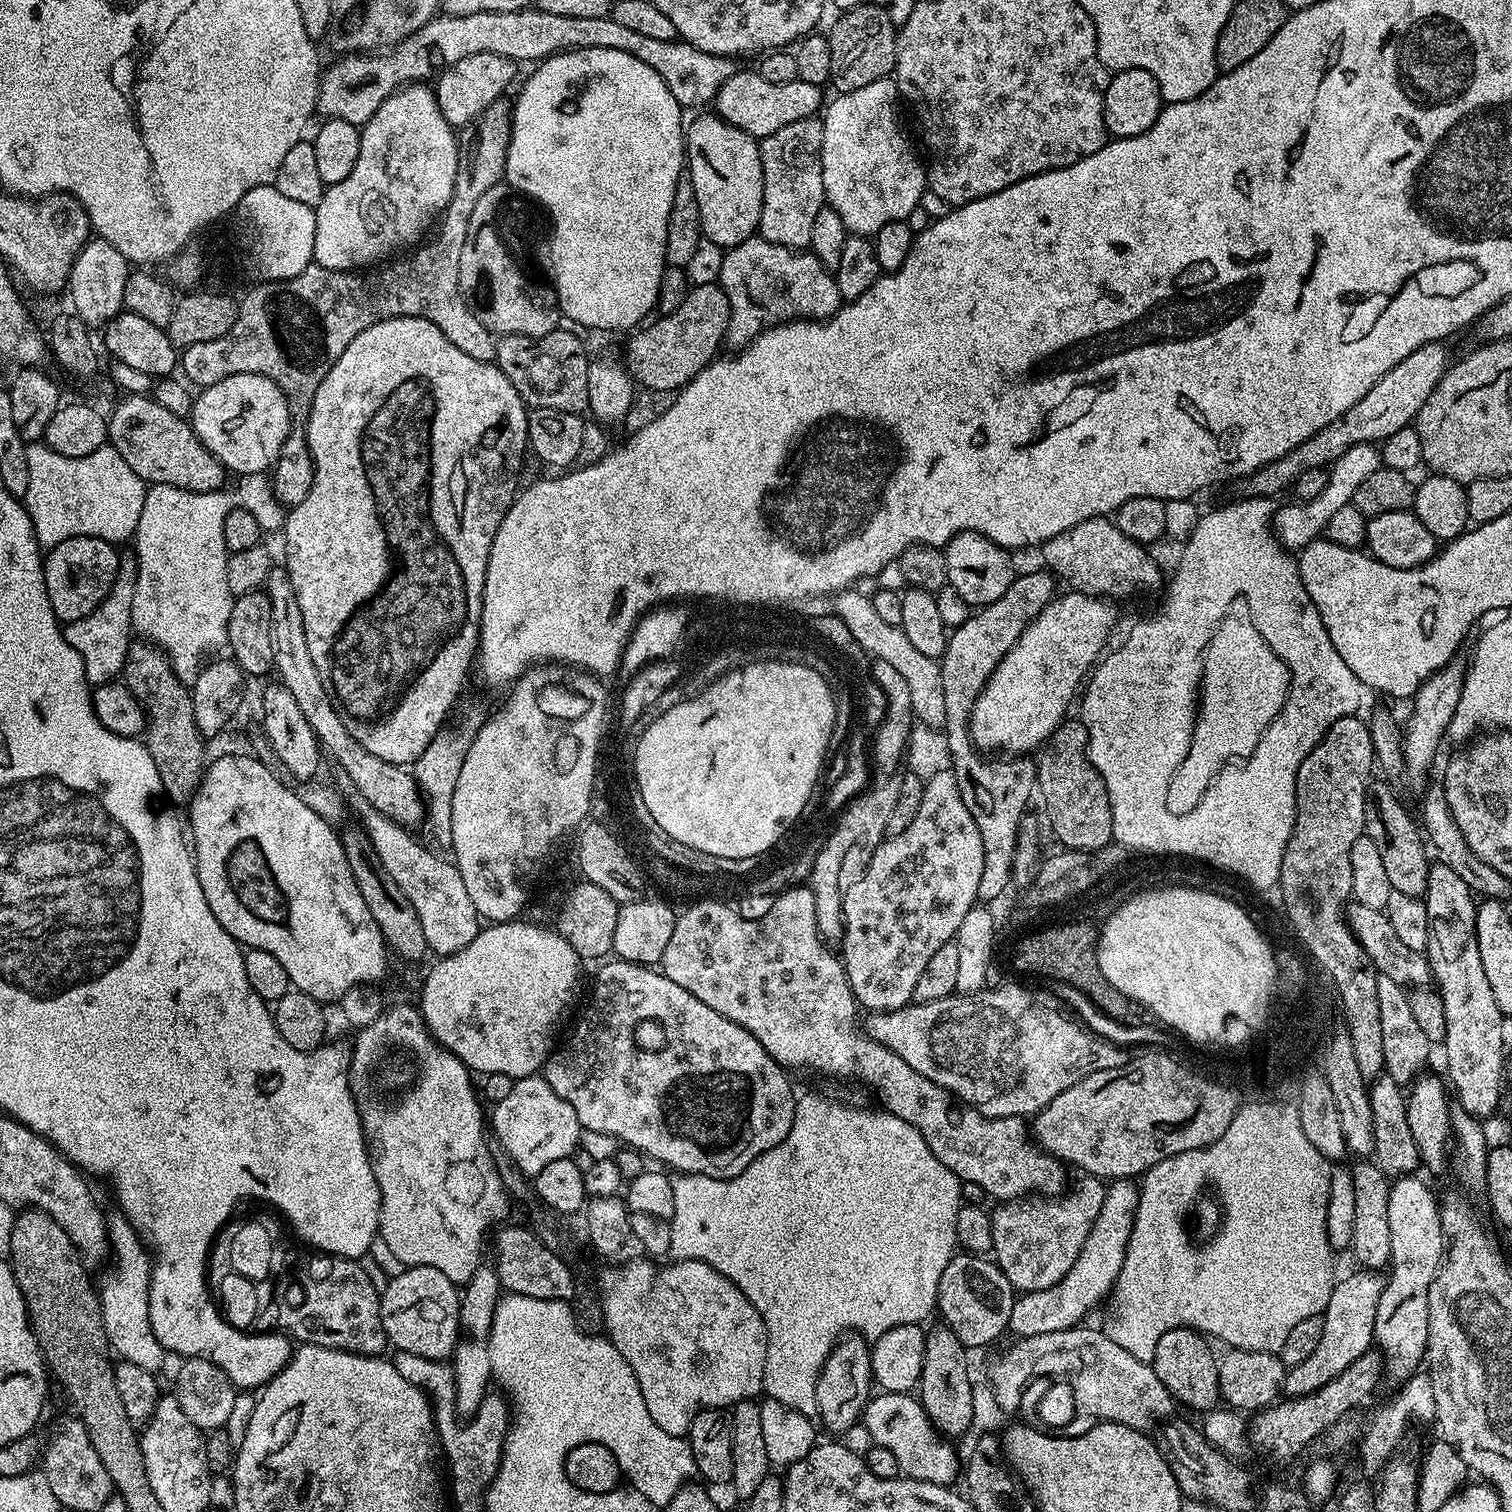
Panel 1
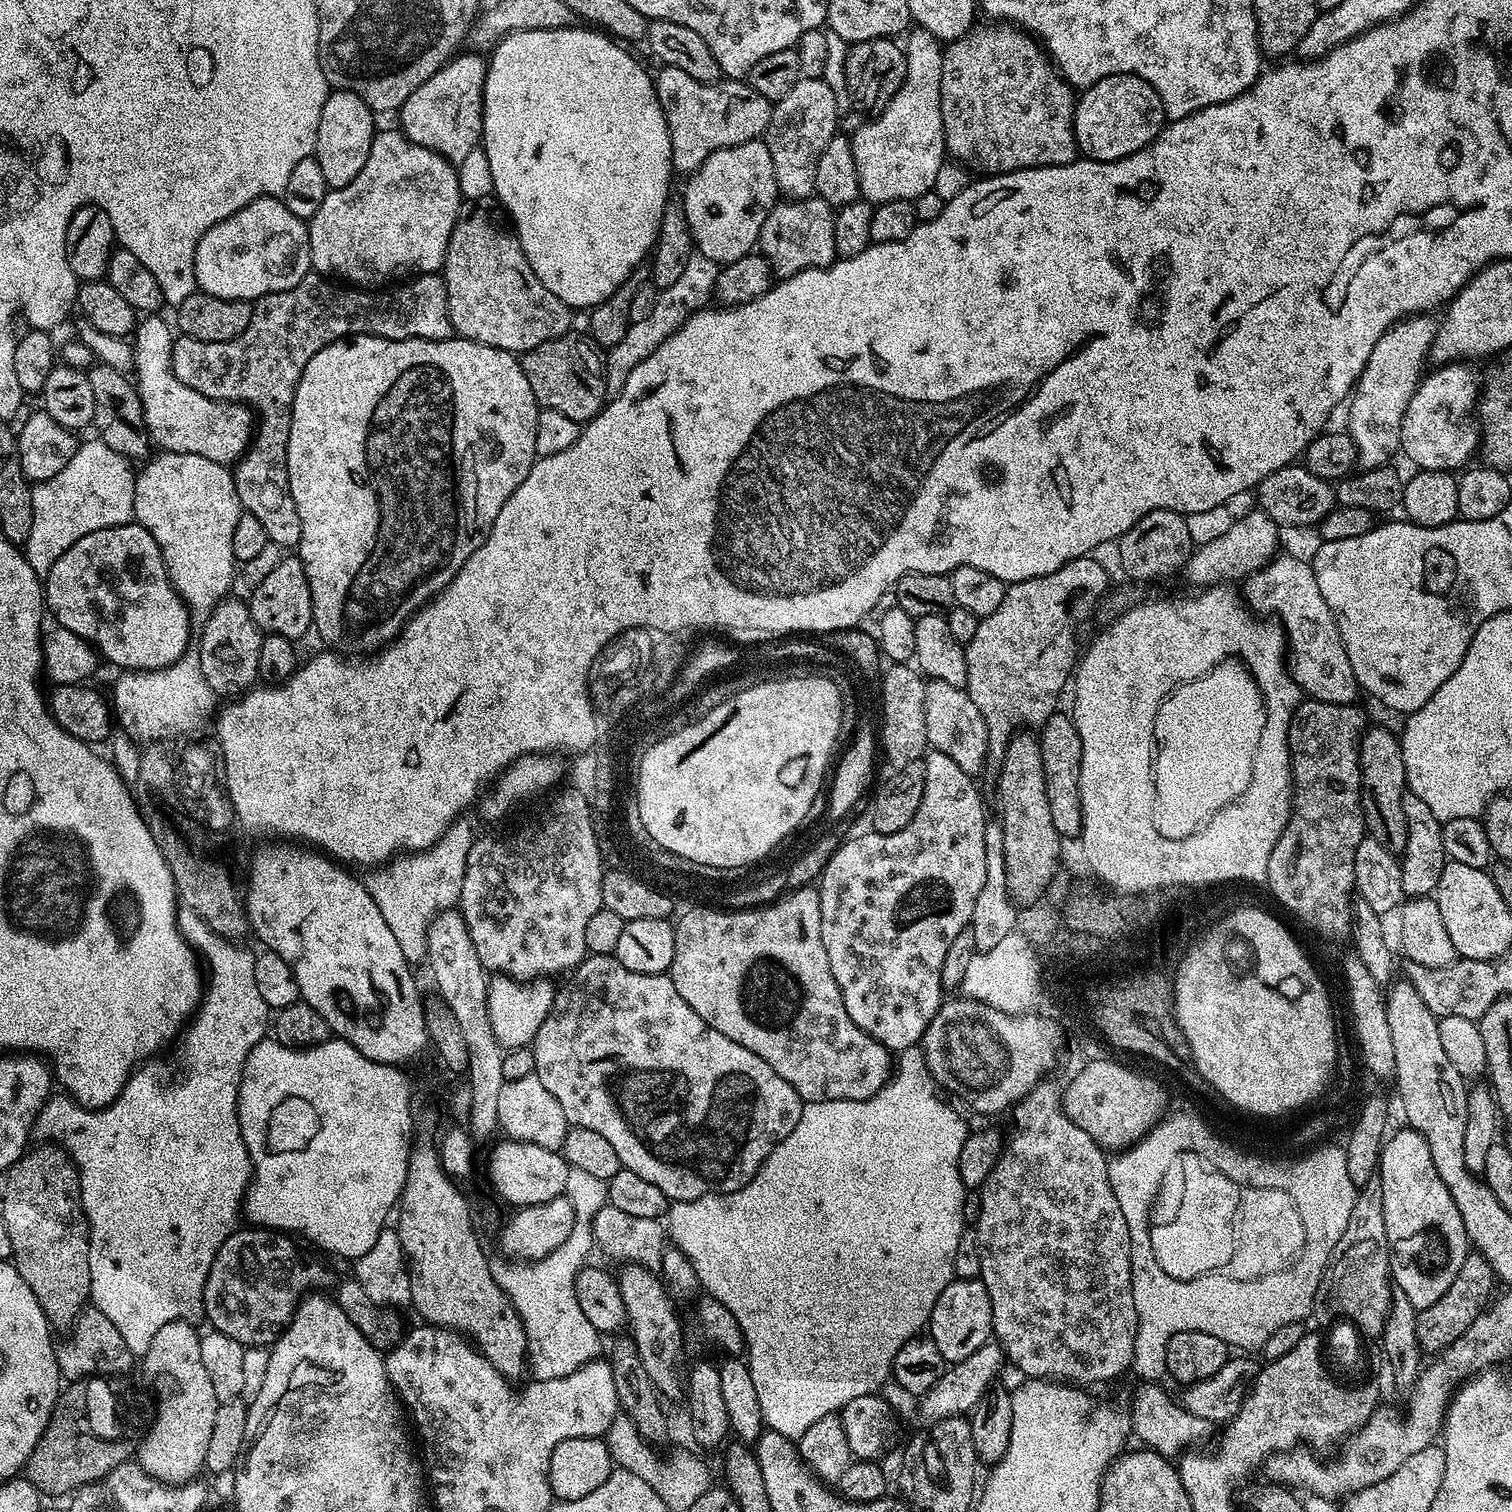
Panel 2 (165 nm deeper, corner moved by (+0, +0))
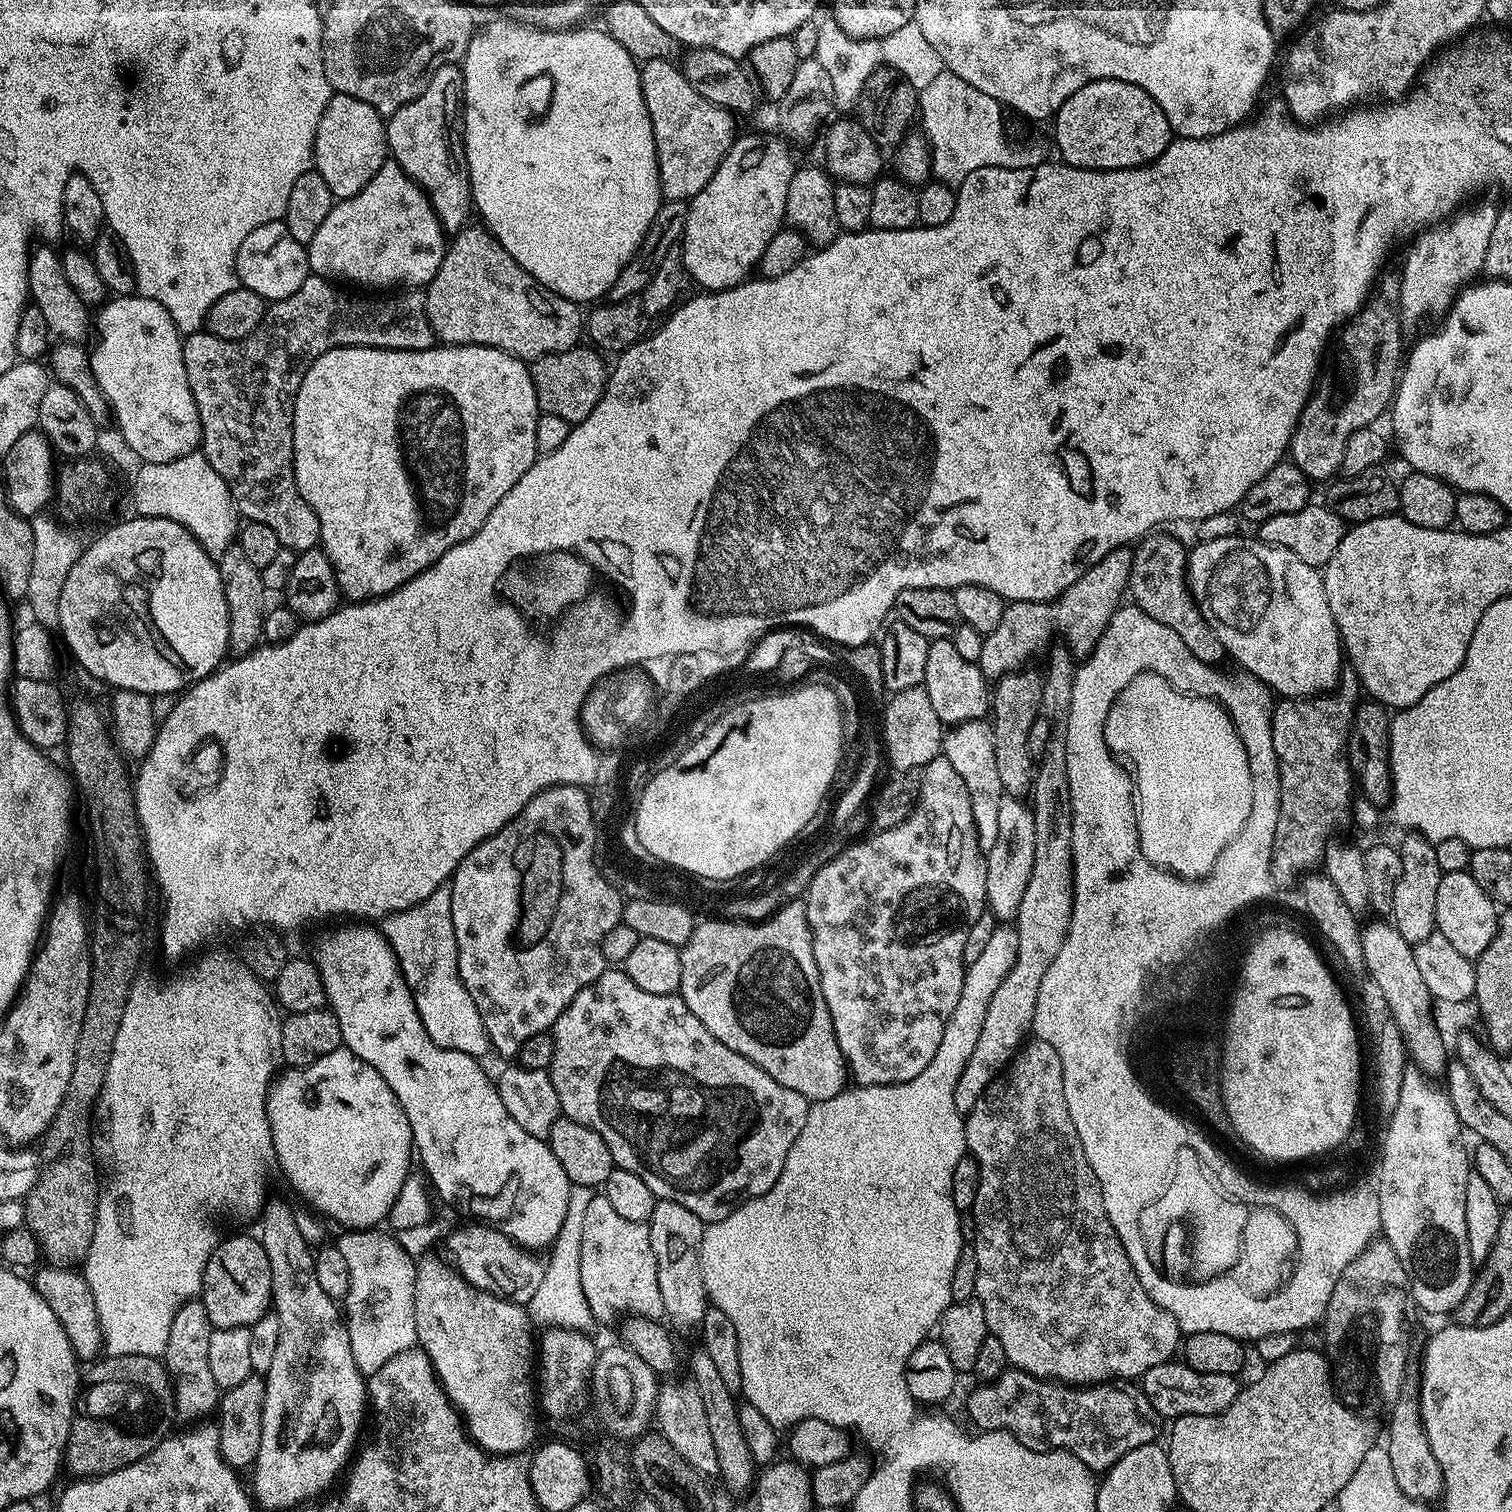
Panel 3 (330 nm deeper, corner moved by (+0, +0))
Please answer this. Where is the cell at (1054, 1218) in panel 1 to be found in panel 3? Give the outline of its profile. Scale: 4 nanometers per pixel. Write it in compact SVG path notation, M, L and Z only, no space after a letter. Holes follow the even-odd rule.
M1029 1039L1016 1052L1014 1059L1008 1064L1006 1071L992 1081L977 1105L966 1115L964 1122L964 1143L980 1171L978 1190L974 1198L971 1214L976 1223L974 1247L978 1258L978 1282L976 1283L975 1299L980 1301L986 1314L986 1326L989 1333L1002 1342L1004 1359L1013 1368L1038 1376L1042 1380L1055 1380L1061 1384L1087 1386L1105 1382L1132 1382L1143 1377L1146 1370L1159 1364L1167 1364L1177 1355L1182 1344L1182 1333L1178 1322L1162 1306L1158 1306L1146 1294L1122 1242L1118 1242L1118 1234L1114 1234L1114 1226L1110 1226L1110 1218L1106 1214L1106 1206L1102 1202L1102 1190L1098 1186L1098 1178L1094 1178L1094 1170L1090 1170L1090 1162L1086 1162L1086 1154L1082 1150L1082 1142L1078 1138L1078 1130L1074 1130L1074 1122L1070 1118L1070 1110L1066 1110L1064 1083L1062 1082L1062 1058L1058 1058L1058 1050L1045 1040Z

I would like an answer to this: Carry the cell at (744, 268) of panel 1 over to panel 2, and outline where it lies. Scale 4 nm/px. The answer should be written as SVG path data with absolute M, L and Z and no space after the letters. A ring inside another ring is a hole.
M813 194L805 200L780 202L770 210L758 241L759 255L768 259L777 277L797 276L807 268L827 268L838 257L834 246L834 222L836 217L831 204Z

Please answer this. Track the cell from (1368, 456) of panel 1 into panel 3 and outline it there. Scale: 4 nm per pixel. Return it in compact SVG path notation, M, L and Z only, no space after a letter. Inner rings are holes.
M1476 204L1473 208L1467 208L1457 211L1435 226L1425 227L1413 239L1417 240L1413 242L1412 249L1409 250L1408 257L1404 260L1404 272L1399 273L1400 307L1398 311L1401 321L1405 325L1422 319L1427 312L1437 312L1437 314L1447 312L1452 307L1452 301L1456 299L1461 289L1475 277L1472 275L1483 269L1486 262L1486 246L1490 246L1490 234L1494 230L1498 208L1497 205L1492 204Z

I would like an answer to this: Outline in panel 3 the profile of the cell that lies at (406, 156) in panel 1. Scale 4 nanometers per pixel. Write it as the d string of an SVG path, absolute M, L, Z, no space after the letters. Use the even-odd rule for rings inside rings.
M386 162L358 194L333 203L326 222L318 226L318 234L314 234L306 247L309 269L329 282L343 282L348 286L365 284L368 290L420 290L438 274L438 266L442 266L446 233L428 201L428 193L404 173L402 166Z

